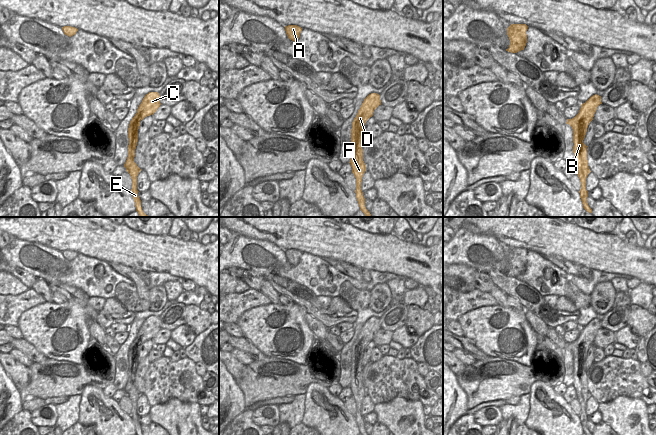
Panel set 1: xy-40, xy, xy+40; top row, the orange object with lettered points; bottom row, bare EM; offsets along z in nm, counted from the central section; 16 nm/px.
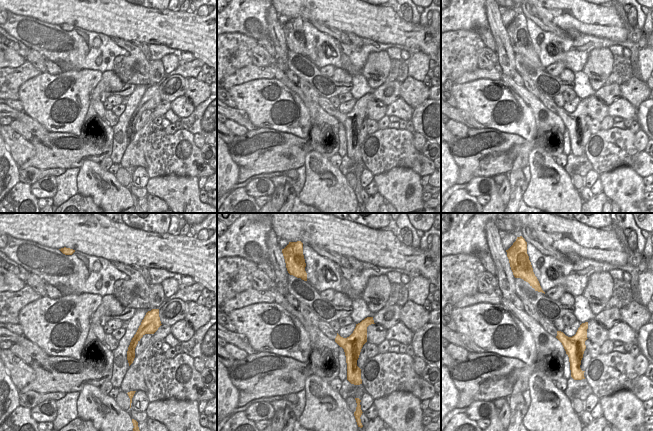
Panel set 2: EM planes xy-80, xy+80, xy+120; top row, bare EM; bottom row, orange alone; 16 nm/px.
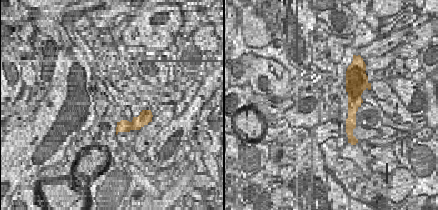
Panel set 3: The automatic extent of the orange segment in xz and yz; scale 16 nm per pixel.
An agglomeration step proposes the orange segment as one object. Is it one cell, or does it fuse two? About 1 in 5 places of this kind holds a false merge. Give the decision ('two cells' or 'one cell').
two cells

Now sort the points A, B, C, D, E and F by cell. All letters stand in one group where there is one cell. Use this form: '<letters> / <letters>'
A B E F / C D

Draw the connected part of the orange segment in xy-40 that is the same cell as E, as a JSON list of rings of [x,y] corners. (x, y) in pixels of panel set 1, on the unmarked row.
[[[129,348],[128,352],[128,362],[129,362],[129,369],[128,369],[128,381],[124,388],[126,395],[130,398],[132,403],[132,413],[131,417],[135,426],[136,435],[143,435],[141,431],[141,424],[138,420],[137,414],[137,400],[141,393],[137,390],[134,386],[135,381],[135,373],[138,366],[138,360],[136,359],[136,354],[133,352],[133,348]]]

